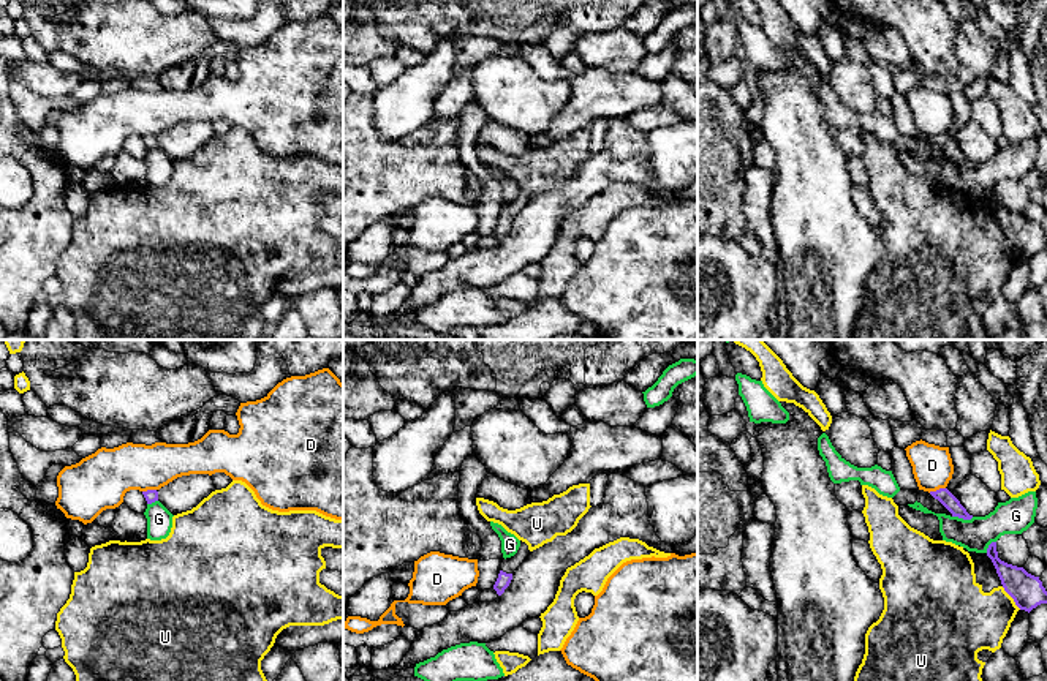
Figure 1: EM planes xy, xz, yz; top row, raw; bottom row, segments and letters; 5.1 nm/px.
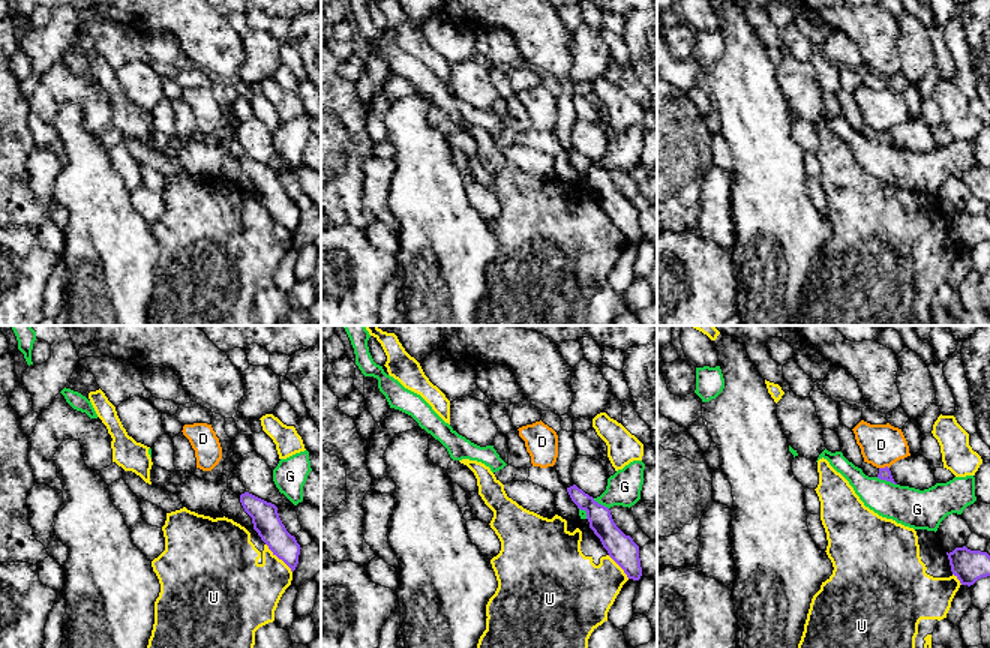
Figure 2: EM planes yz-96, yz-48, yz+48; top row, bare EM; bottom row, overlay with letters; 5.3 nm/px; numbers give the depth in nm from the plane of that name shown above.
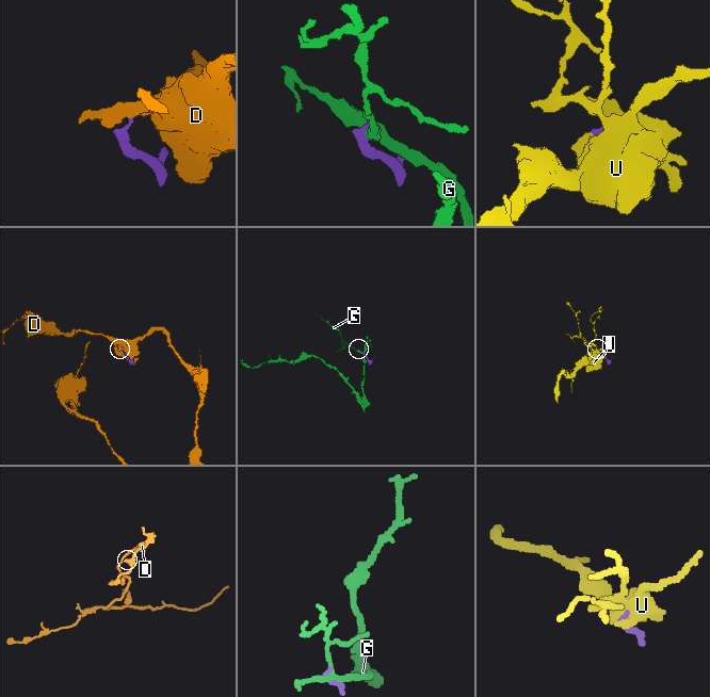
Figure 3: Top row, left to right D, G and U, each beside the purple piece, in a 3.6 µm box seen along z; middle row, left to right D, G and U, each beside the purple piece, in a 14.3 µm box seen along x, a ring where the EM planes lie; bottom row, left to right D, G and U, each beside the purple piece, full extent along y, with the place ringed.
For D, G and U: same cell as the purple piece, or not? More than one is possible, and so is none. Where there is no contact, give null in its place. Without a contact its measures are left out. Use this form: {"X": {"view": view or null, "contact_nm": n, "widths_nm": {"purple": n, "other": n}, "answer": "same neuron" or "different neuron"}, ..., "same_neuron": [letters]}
{"D": {"view": "yz", "contact_nm": 90, "widths_nm": {"purple": 80, "other": 200}, "answer": "different neuron"}, "G": {"view": "yz", "contact_nm": 110, "widths_nm": {"purple": 80, "other": 180}, "answer": "different neuron"}, "U": {"view": "yz", "contact_nm": 160, "widths_nm": {"purple": 160, "other": 320}, "answer": "same neuron"}, "same_neuron": ["U"]}

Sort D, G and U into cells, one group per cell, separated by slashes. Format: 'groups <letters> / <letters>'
groups D / G / U

